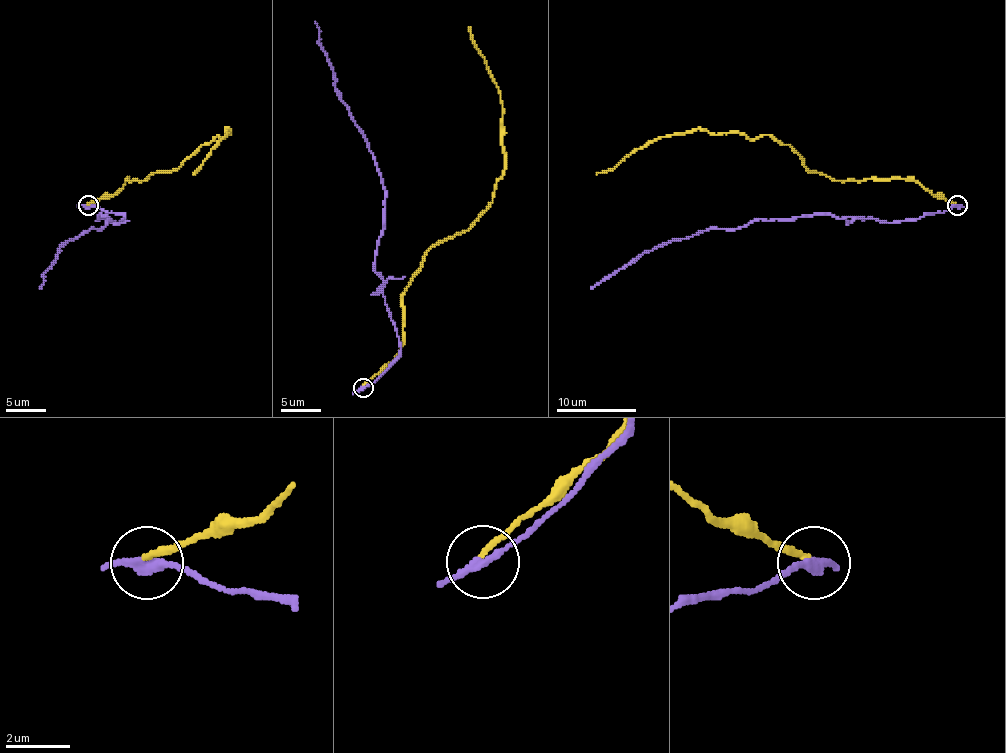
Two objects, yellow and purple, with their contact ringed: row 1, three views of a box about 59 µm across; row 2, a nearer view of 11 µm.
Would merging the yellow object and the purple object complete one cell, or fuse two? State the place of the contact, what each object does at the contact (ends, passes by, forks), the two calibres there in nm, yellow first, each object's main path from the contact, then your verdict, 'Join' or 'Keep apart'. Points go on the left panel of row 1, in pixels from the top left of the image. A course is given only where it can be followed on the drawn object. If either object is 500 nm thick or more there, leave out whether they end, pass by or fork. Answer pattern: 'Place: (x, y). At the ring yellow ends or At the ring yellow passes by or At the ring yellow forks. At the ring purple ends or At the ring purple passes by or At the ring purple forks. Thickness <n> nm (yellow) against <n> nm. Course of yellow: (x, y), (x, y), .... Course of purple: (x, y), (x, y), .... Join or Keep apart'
Place: (88, 205). At the ring yellow ends. At the ring purple passes by. Thickness 170 nm (yellow) against 240 nm. Course of yellow: (87, 205), (113, 197), (127, 179), (145, 181), (177, 169), (217, 135), (227, 135), (227, 129), (193, 175). Course of purple: (87, 205), (125, 218), (115, 222), (99, 214), (109, 218), (101, 228), (69, 238), (39, 288). Keep apart

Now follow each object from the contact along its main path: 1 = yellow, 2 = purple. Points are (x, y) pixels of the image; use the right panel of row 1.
1: (956, 205), (914, 181), (832, 181), (770, 135), (750, 139), (694, 129), (660, 137), (596, 175)
2: (958, 205), (942, 212), (888, 222), (822, 214), (756, 218), (732, 228), (708, 228), (644, 250), (591, 288)

